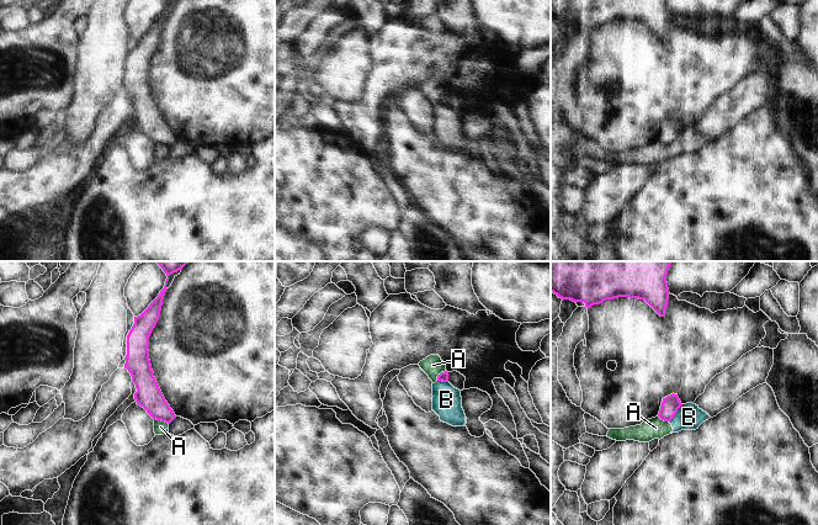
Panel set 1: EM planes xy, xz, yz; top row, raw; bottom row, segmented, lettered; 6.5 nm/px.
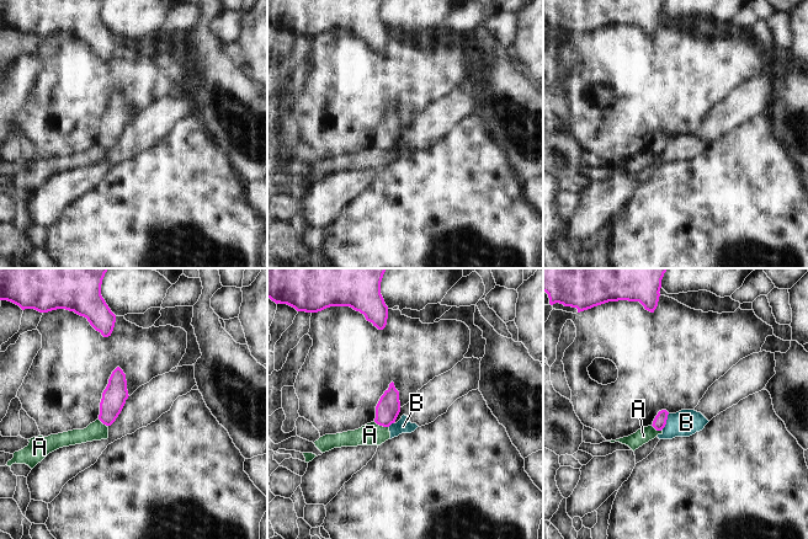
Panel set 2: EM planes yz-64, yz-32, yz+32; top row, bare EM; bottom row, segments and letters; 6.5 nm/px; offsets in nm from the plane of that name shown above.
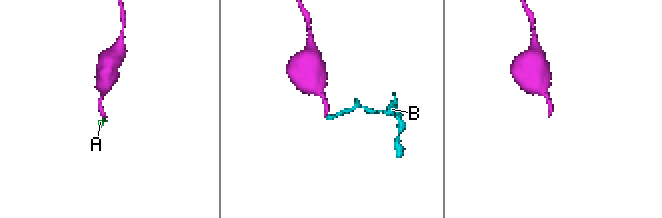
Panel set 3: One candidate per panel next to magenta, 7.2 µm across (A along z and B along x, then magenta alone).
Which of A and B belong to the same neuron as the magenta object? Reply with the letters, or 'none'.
none

